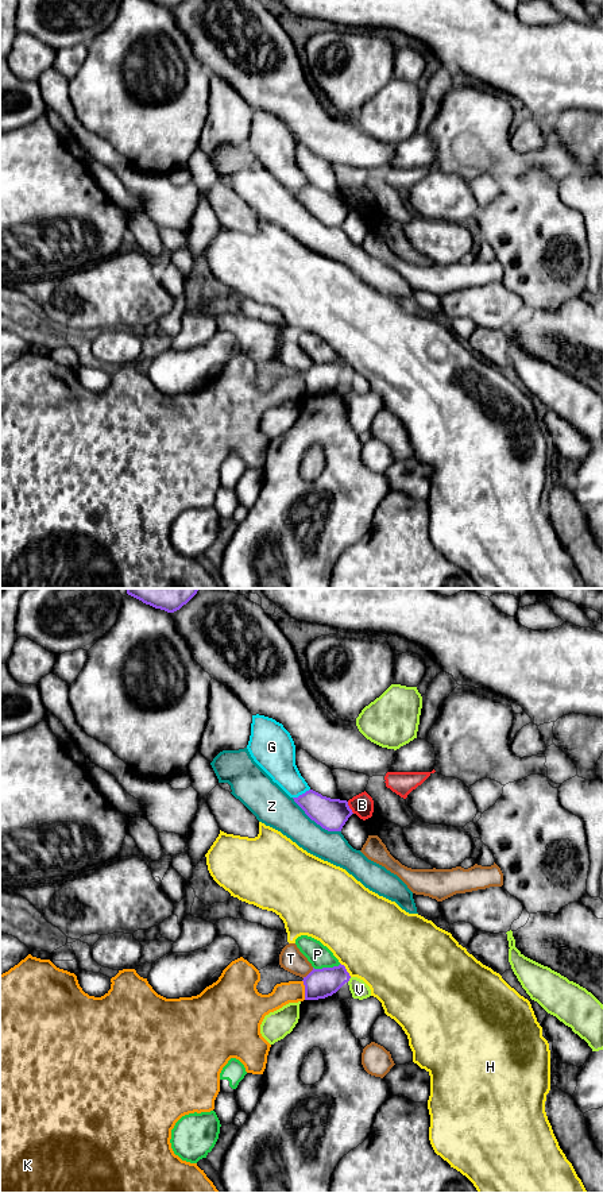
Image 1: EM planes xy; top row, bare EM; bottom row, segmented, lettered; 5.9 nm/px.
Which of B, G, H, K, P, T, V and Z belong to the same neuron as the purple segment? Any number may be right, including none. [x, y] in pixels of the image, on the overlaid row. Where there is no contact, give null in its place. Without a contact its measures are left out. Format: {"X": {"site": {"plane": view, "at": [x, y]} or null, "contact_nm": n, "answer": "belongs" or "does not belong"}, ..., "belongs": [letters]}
{"B": {"site": {"plane": "xy", "at": [348, 807]}, "contact_nm": 80, "answer": "does not belong"}, "G": {"site": {"plane": "xy", "at": [302, 794]}, "contact_nm": 120, "answer": "does not belong"}, "H": {"site": {"plane": "xy", "at": [346, 969]}, "contact_nm": 110, "answer": "does not belong"}, "K": {"site": {"plane": "xy", "at": [305, 989]}, "contact_nm": 120, "answer": "does not belong"}, "P": {"site": {"plane": "xy", "at": [327, 968]}, "contact_nm": 170, "answer": "does not belong"}, "T": {"site": {"plane": "xy", "at": [309, 973]}, "contact_nm": 90, "answer": "does not belong"}, "V": {"site": {"plane": "xy", "at": [348, 980]}, "contact_nm": 40, "answer": "does not belong"}, "Z": {"site": {"plane": "xy", "at": [316, 822]}, "contact_nm": 360, "answer": "does not belong"}, "belongs": []}

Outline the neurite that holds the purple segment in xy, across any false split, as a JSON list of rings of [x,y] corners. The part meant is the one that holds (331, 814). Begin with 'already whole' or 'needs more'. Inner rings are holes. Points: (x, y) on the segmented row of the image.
already whole; [[[313,789],[293,799],[312,821],[328,831],[341,831],[353,814],[347,800],[331,799]]]

